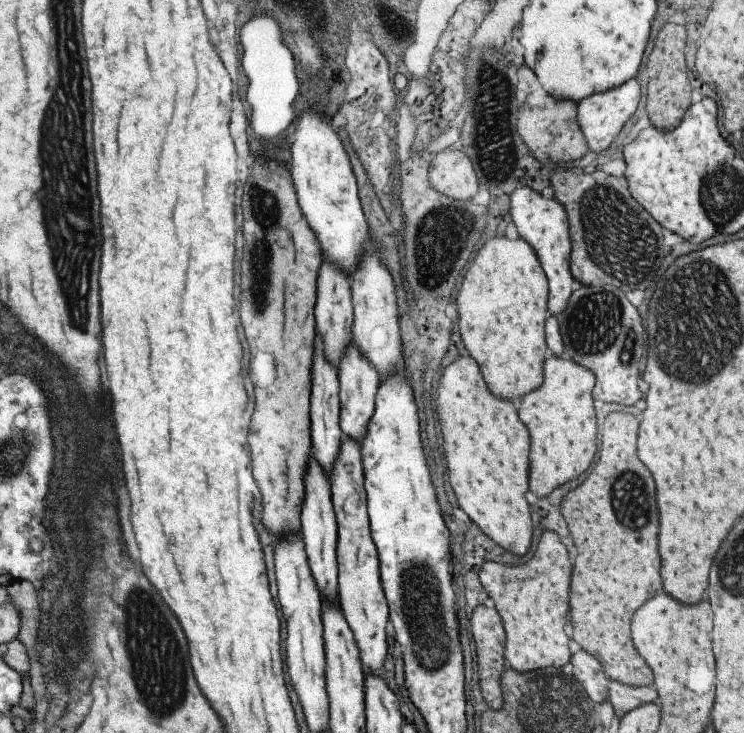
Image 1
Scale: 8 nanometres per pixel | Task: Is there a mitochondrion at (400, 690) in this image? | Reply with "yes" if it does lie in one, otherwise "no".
no

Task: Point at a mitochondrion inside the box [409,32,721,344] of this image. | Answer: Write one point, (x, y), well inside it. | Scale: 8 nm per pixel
(639, 247)

